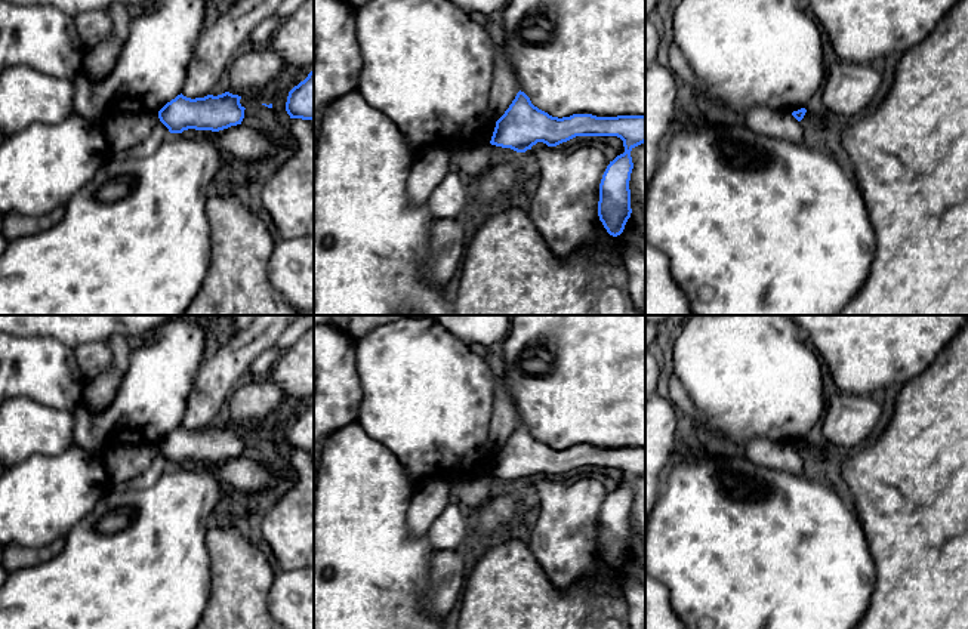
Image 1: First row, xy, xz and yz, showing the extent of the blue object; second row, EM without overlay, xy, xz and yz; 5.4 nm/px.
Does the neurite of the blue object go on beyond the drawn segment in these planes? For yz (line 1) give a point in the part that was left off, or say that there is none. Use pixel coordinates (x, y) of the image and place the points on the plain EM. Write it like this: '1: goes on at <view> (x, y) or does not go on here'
1: does not go on here

